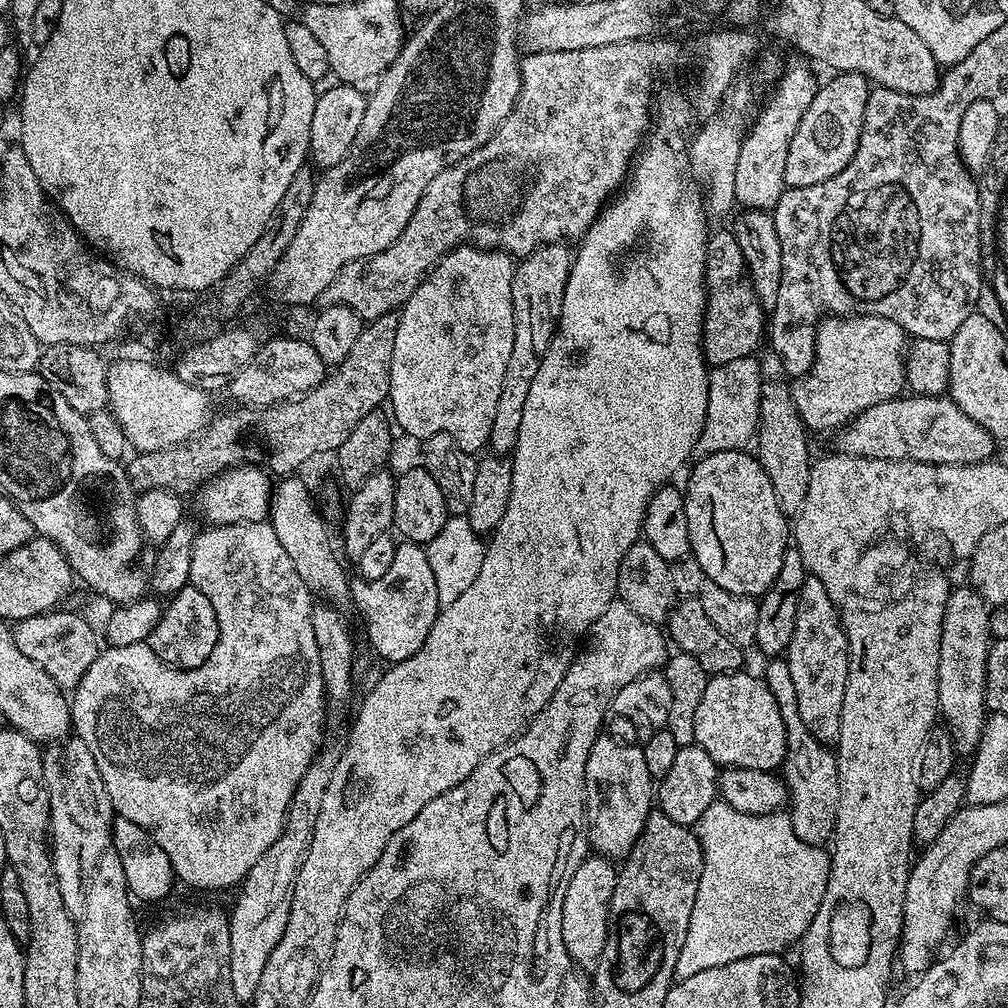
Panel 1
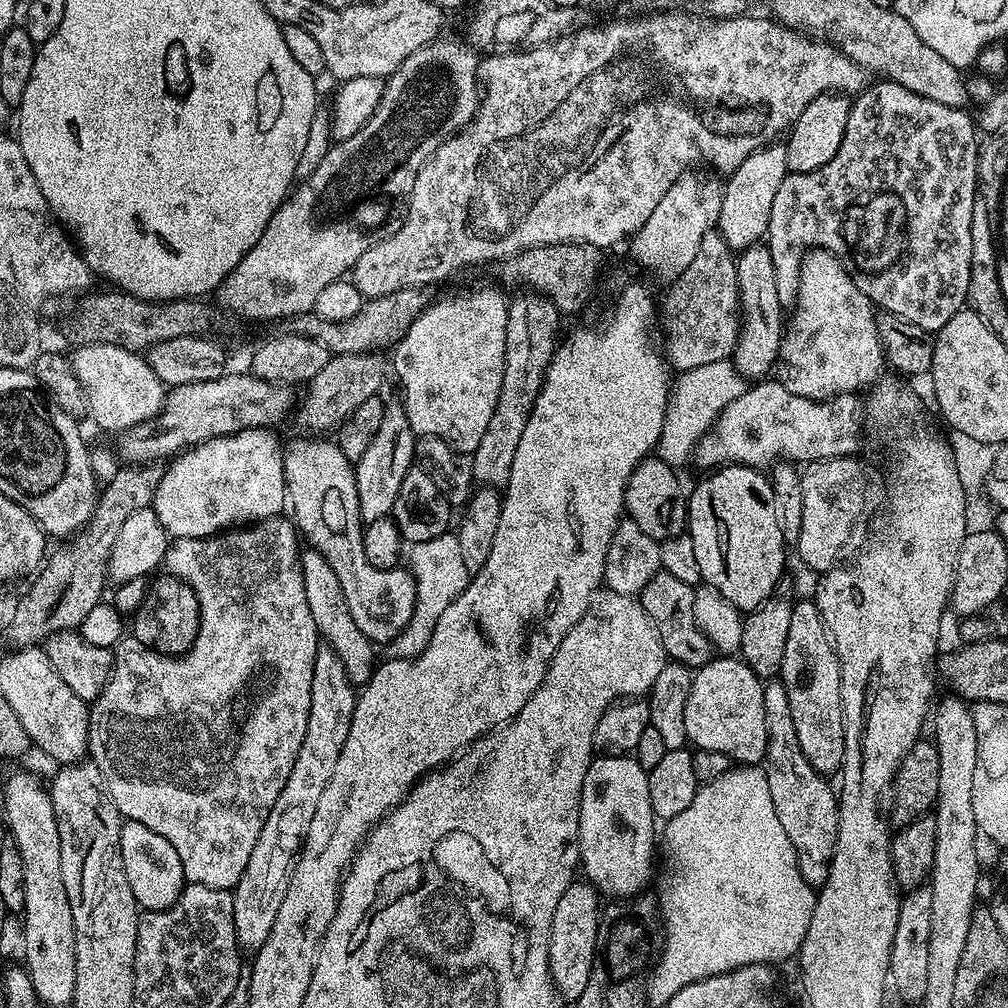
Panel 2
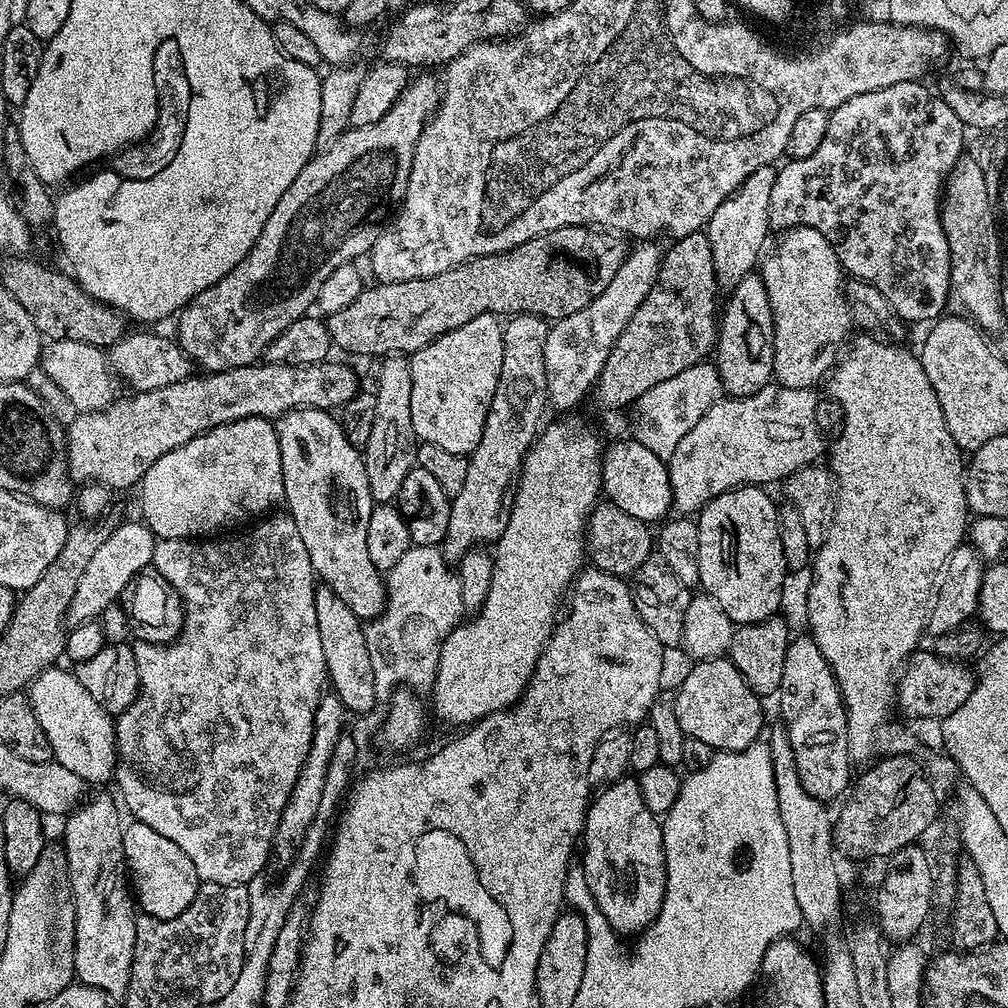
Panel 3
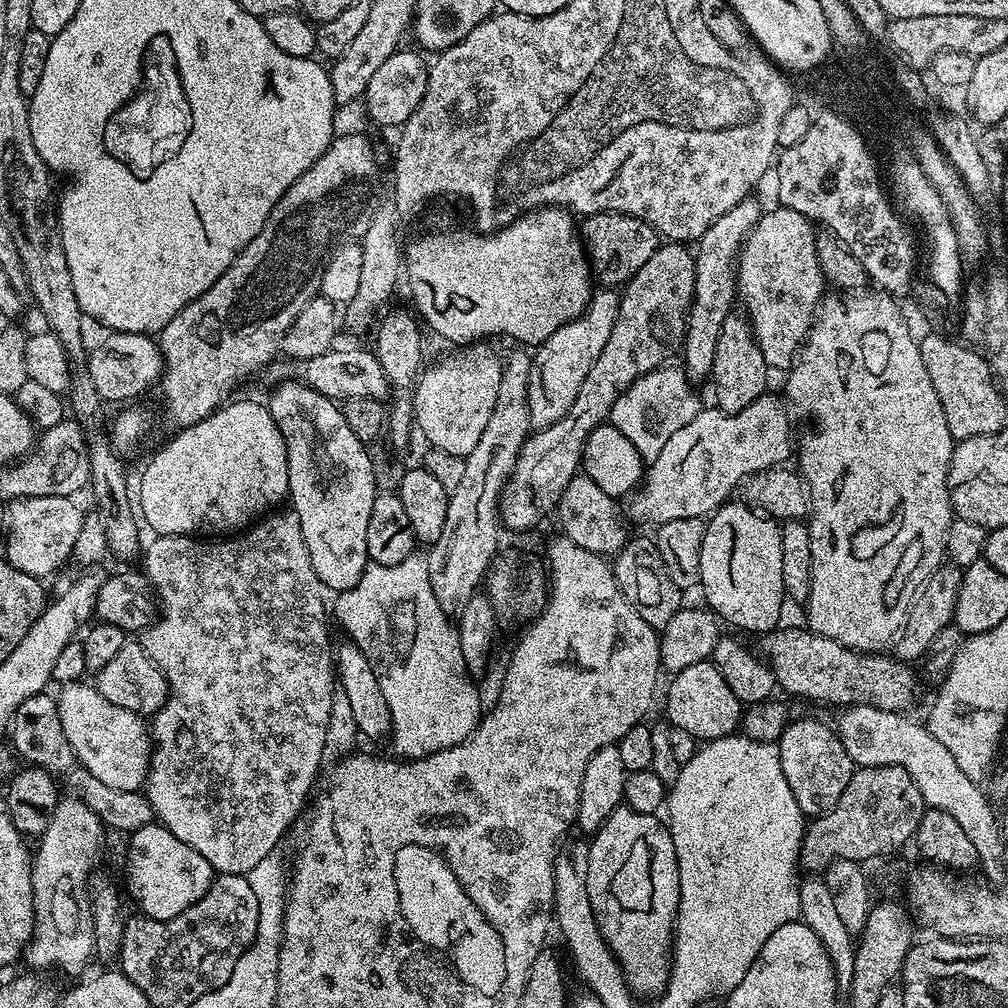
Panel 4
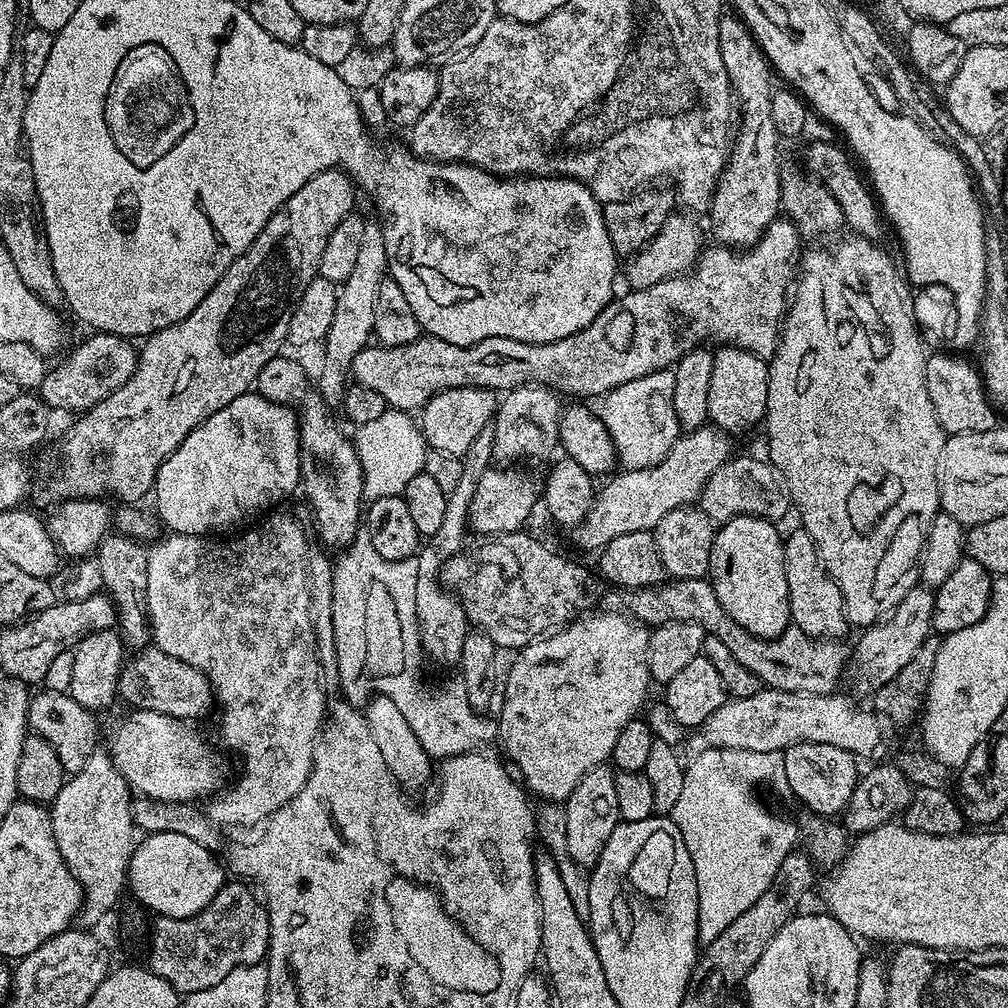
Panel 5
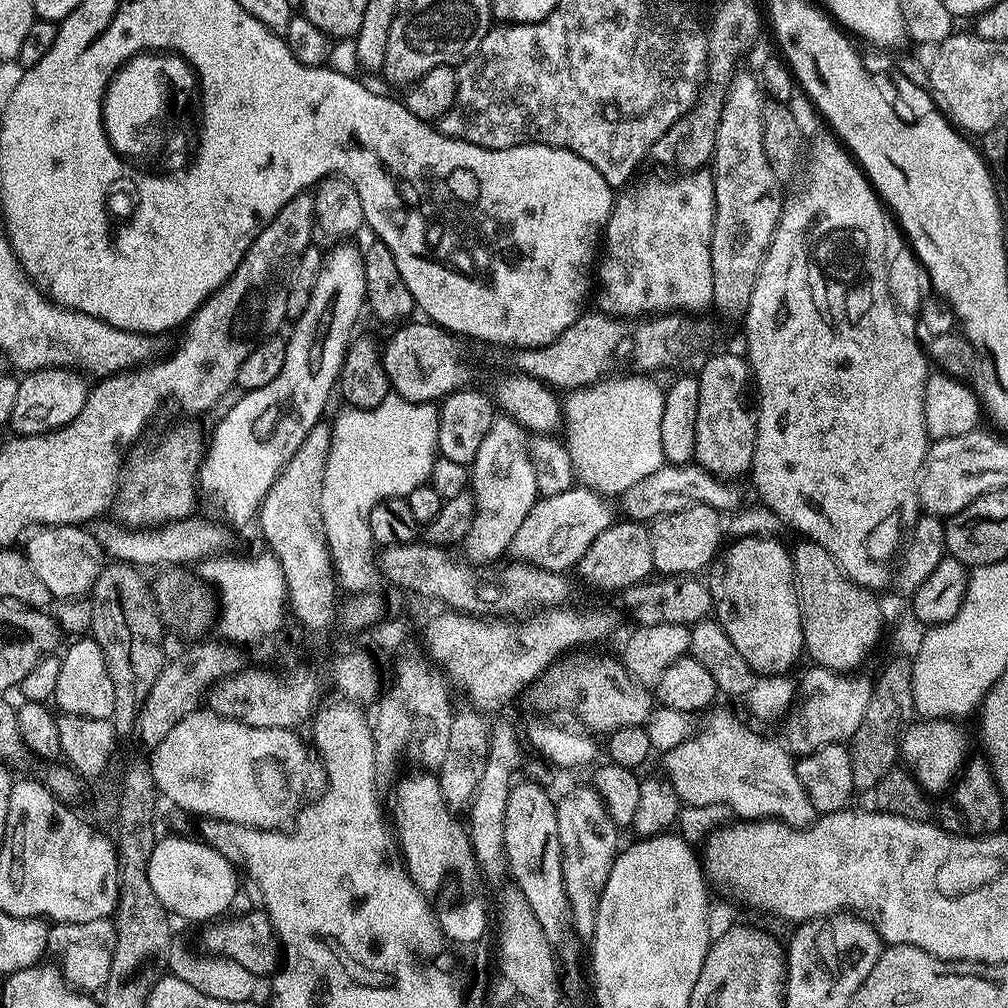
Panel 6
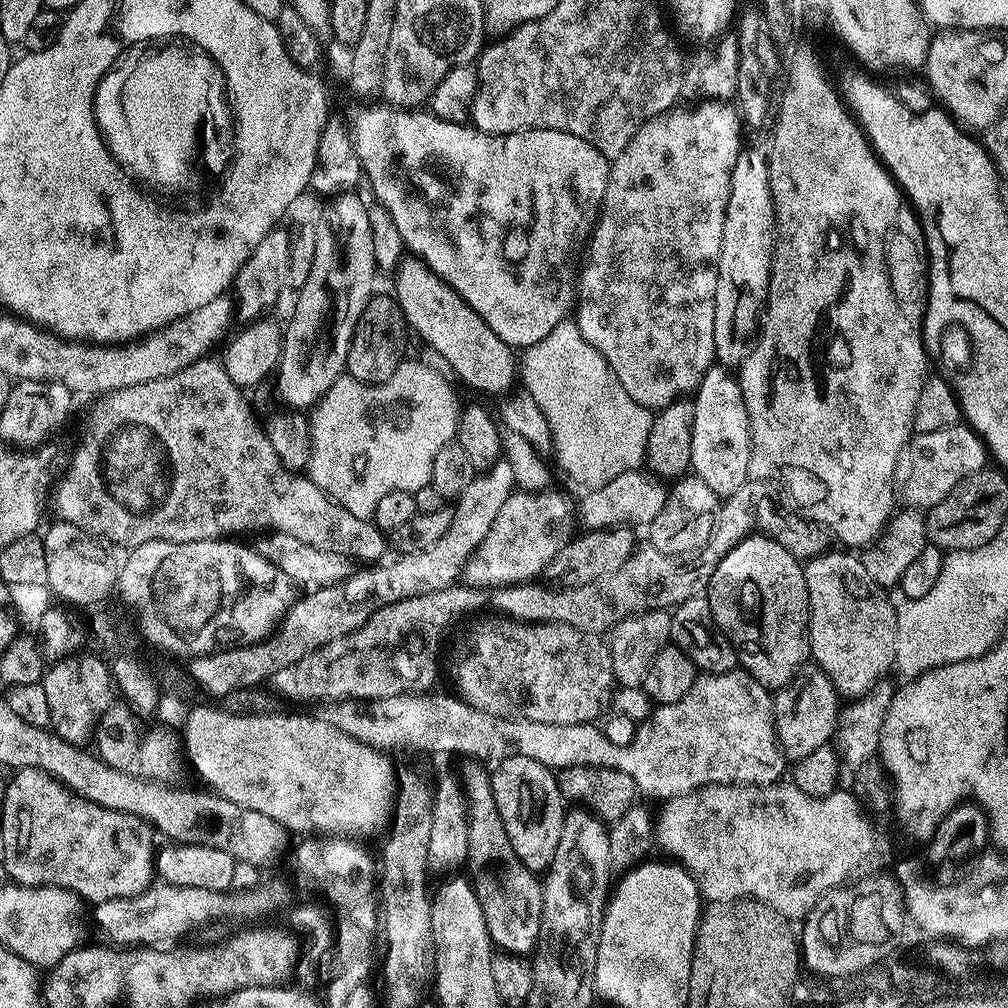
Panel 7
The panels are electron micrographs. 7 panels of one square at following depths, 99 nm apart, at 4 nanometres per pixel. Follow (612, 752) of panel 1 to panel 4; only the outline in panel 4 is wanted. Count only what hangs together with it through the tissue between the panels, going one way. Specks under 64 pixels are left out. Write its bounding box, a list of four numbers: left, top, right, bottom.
[586,806,680,996]

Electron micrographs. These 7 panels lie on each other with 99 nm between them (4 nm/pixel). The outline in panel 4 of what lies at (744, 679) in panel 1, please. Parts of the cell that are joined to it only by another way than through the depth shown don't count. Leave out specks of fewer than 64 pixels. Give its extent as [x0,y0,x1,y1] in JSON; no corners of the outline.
[666,659,741,742]

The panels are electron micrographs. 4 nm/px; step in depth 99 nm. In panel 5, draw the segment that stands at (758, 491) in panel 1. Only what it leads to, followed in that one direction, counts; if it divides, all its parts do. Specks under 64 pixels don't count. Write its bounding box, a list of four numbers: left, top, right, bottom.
[708,516,792,640]

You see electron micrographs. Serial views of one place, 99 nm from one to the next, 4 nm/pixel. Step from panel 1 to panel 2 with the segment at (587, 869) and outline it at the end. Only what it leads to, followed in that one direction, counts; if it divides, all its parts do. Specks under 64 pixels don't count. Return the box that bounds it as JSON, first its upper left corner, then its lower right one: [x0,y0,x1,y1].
[548,882,602,1002]

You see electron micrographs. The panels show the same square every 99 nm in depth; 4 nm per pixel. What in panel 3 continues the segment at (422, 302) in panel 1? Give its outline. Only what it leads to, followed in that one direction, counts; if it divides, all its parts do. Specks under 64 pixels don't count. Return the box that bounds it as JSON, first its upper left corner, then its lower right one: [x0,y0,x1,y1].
[410,312,503,456]

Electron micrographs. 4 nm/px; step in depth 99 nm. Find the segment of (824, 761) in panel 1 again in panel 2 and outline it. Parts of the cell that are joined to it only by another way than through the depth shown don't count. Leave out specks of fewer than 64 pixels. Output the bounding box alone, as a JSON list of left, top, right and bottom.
[764,678,839,888]

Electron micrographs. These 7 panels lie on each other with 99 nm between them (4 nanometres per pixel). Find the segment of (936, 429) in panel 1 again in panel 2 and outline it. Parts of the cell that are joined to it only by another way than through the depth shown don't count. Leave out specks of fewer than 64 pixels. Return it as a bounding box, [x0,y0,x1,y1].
[694,378,866,470]

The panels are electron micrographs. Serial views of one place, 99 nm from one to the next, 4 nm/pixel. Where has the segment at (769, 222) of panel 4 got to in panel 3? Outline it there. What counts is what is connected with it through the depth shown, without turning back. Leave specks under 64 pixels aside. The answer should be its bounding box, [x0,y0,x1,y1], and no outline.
[758,226,854,389]

